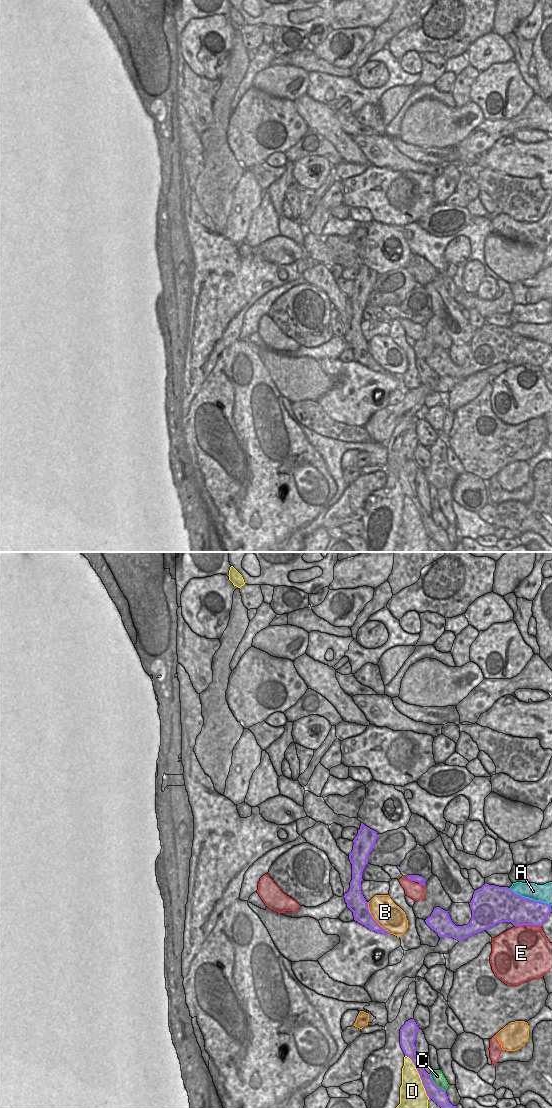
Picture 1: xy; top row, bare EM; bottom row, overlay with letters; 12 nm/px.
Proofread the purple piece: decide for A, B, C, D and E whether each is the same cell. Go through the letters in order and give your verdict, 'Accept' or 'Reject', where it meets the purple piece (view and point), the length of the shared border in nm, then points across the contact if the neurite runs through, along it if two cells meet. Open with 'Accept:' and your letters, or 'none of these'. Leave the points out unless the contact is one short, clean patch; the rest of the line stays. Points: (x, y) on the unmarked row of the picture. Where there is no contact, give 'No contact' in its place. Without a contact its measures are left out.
Accept: none of these
A: Reject. Touches purple at xy (530, 339). Shared border 550 nm
B: Reject. Touches purple at xy (373, 359). Shared border 480 nm
C: Reject. Touches purple at xy (434, 524). Shared border 300 nm
D: Reject. Touches purple at xy (420, 516). Shared border 600 nm
E: Reject. Touches purple at xy (527, 364). Shared border 320 nm

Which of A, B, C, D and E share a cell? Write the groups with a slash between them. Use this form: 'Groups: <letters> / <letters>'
Groups: A / B / C / D / E

